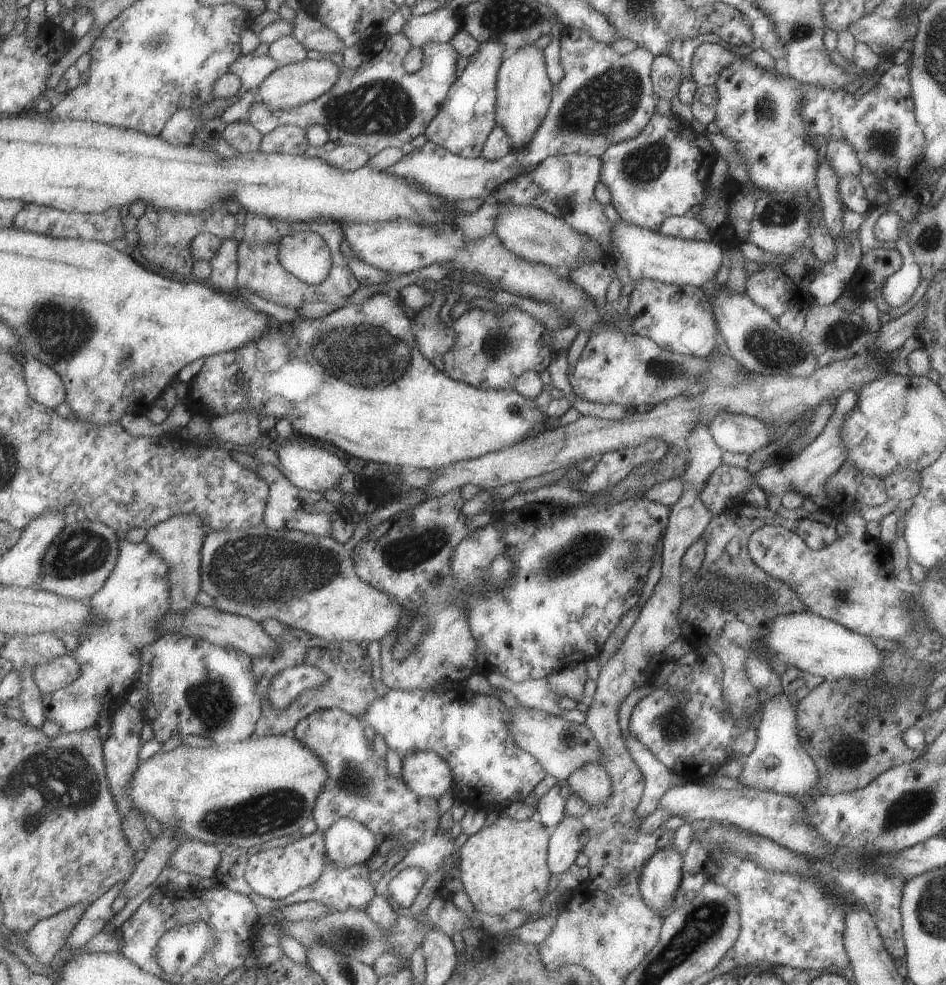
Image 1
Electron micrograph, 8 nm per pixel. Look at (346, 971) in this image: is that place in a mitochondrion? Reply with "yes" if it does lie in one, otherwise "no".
yes

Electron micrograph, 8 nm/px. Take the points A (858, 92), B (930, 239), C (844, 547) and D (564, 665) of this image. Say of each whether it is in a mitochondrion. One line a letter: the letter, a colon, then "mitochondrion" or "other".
A: other
B: mitochondrion
C: other
D: other

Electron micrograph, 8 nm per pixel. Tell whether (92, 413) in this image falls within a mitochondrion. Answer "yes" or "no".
no

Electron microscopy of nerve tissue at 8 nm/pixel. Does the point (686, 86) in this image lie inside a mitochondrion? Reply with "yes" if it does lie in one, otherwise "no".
no

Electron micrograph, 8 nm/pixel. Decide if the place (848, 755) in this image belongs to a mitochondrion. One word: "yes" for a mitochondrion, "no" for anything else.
yes

